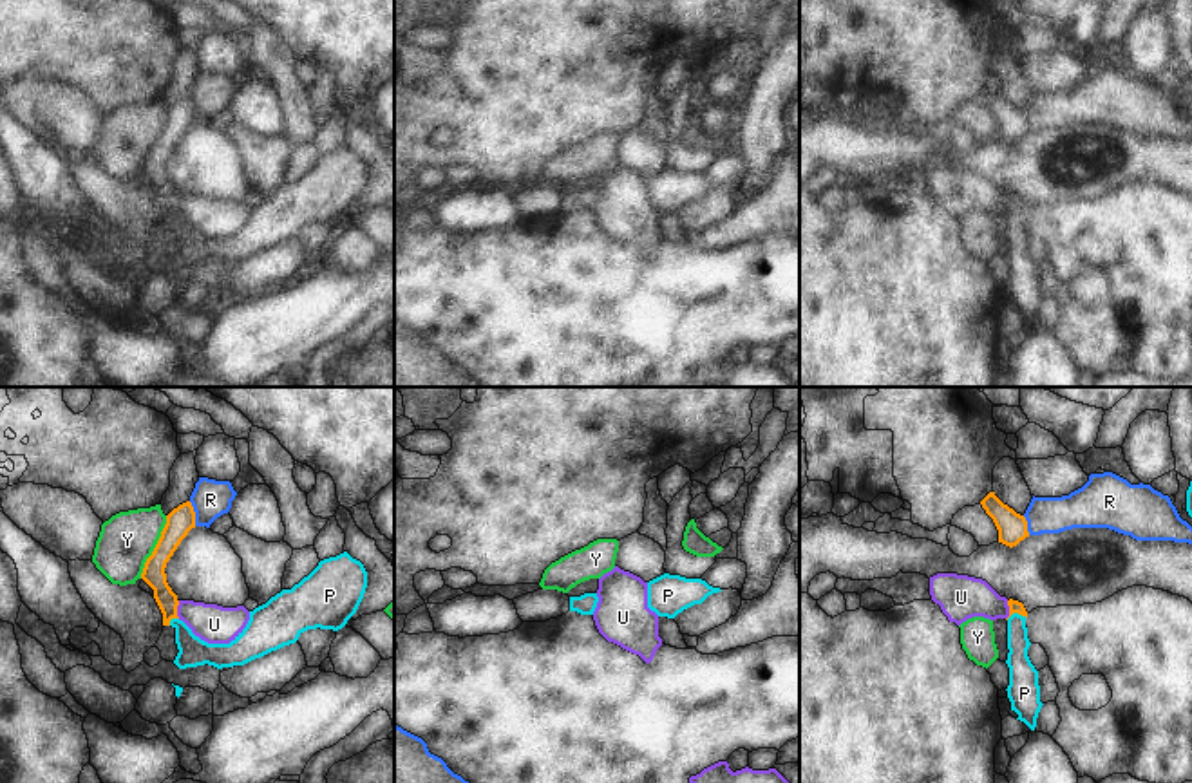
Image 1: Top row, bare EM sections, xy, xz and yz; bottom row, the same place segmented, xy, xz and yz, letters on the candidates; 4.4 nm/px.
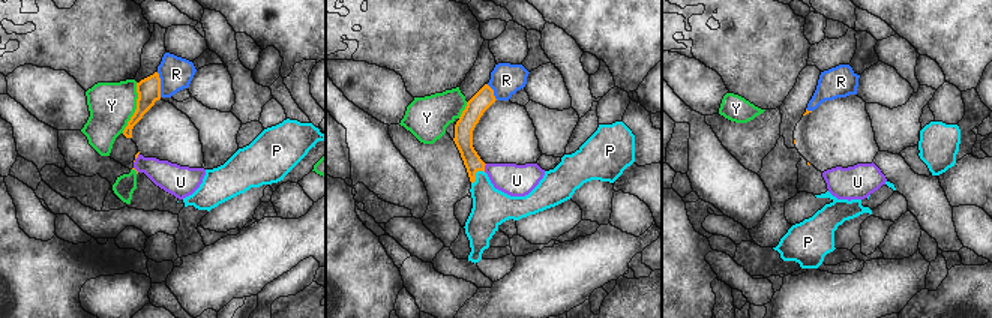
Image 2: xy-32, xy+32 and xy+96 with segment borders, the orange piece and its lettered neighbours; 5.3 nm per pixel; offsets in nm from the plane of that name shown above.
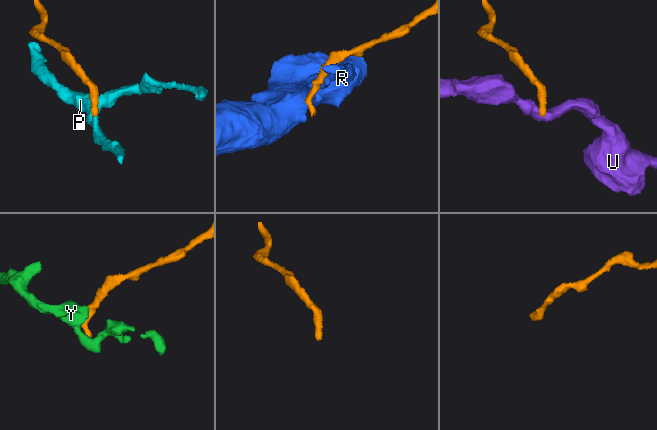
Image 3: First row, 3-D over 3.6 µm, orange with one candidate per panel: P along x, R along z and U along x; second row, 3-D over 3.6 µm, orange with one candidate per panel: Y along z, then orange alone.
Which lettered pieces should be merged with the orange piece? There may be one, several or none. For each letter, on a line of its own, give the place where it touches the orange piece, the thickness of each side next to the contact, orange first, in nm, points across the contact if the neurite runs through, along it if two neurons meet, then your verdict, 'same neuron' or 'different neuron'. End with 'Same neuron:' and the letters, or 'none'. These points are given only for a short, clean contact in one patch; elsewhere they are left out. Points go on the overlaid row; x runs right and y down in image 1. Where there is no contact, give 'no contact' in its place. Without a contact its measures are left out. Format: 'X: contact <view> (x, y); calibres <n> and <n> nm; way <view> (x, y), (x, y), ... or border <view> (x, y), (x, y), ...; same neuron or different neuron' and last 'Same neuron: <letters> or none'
P: contact yz (1015, 612); calibres 60 and 110 nm; way yz (1015, 606), (1015, 612), (1017, 660), (1021, 668); same neuron
R: contact xy (194, 514); calibres 120 and 170 nm; different neuron
U: contact yz (1010, 610); calibres 60 and 200 nm; border yz (1008, 601), (1006, 619); different neuron
Y: contact xy (156, 547); calibres 120 and 240 nm; border xy (167, 516), (161, 536), (140, 577); different neuron
Same neuron: P

